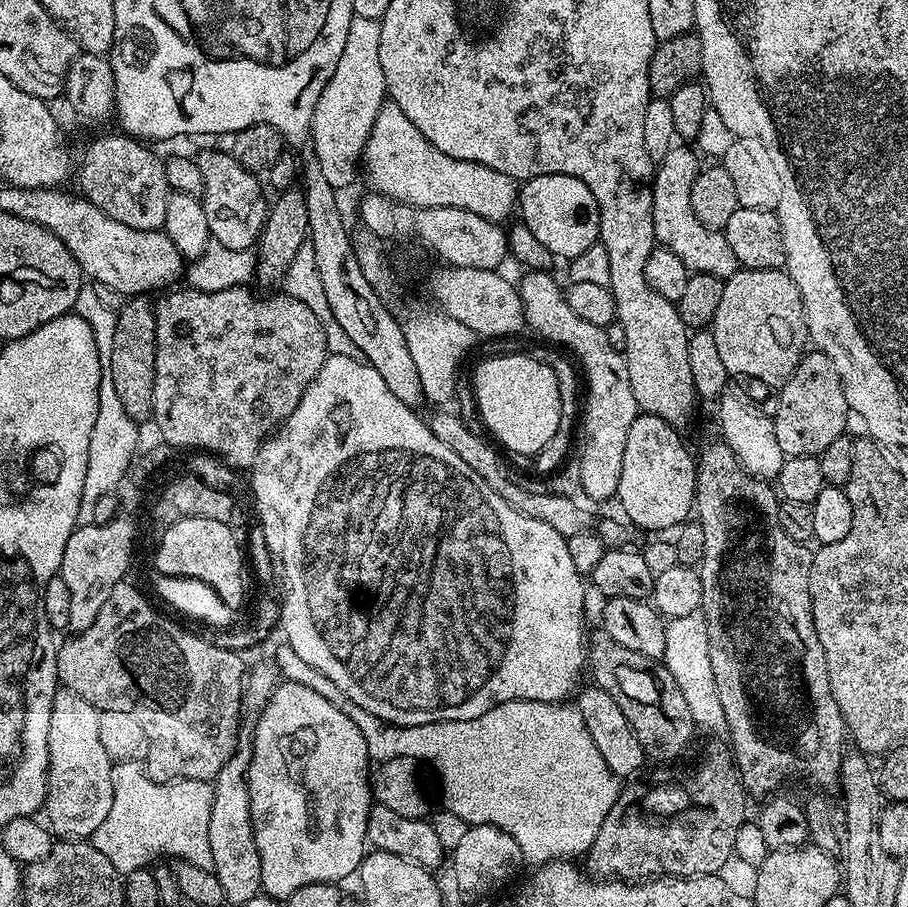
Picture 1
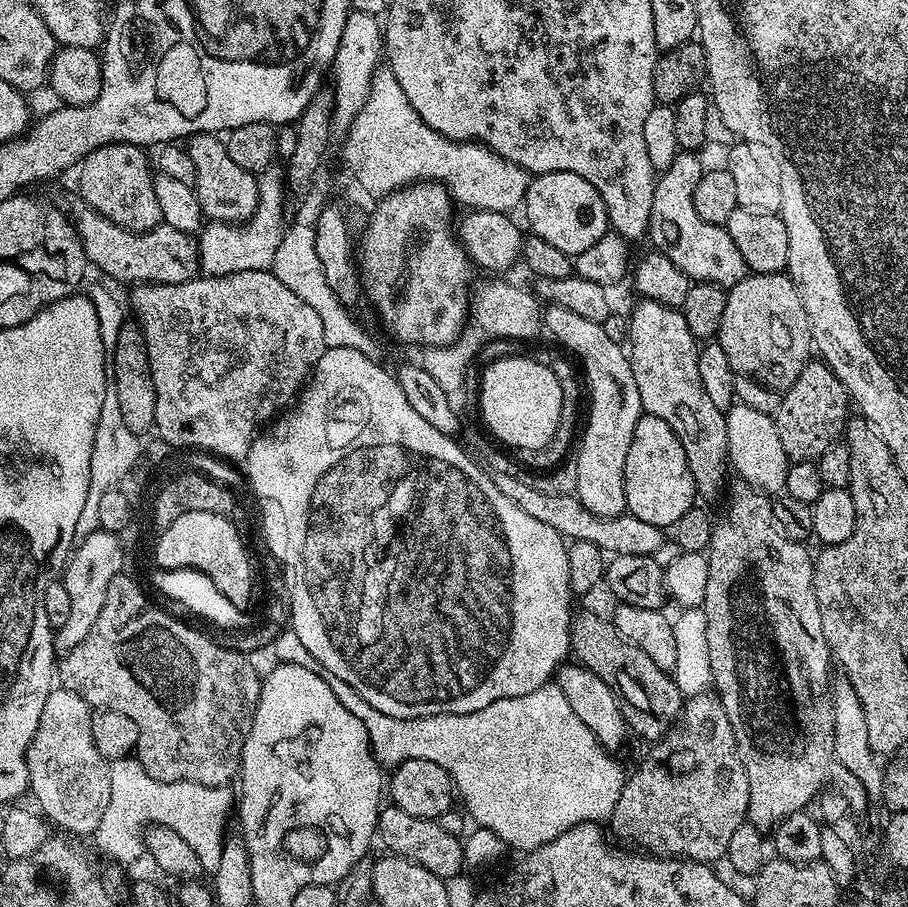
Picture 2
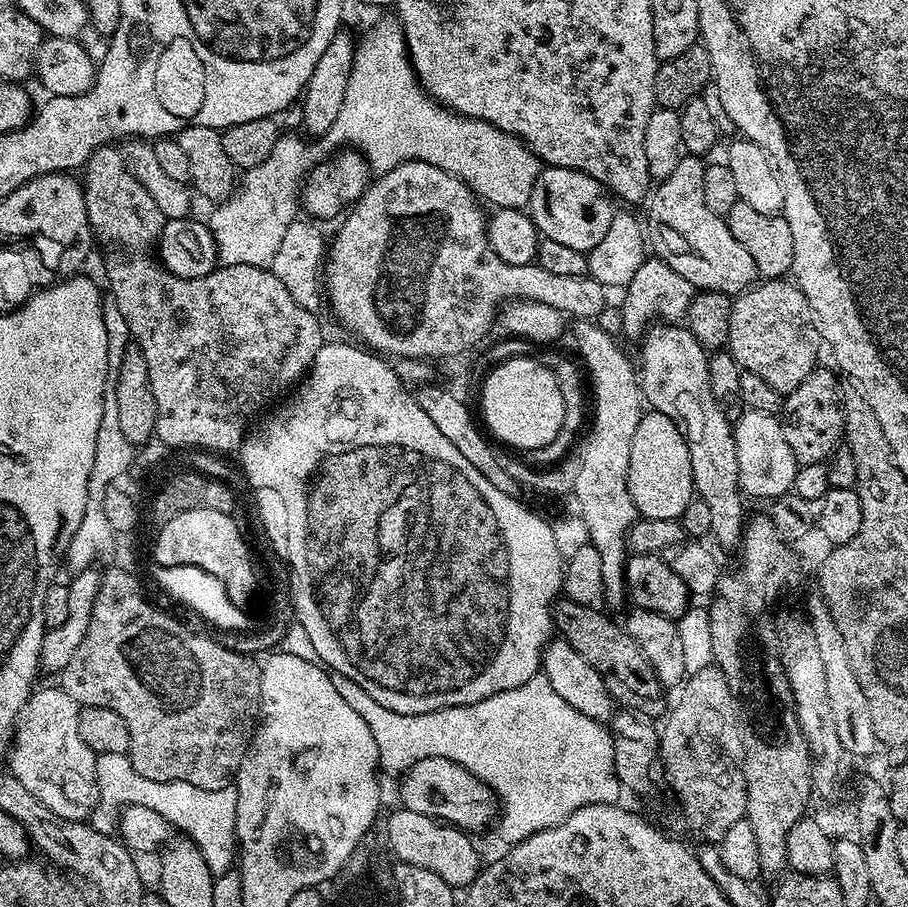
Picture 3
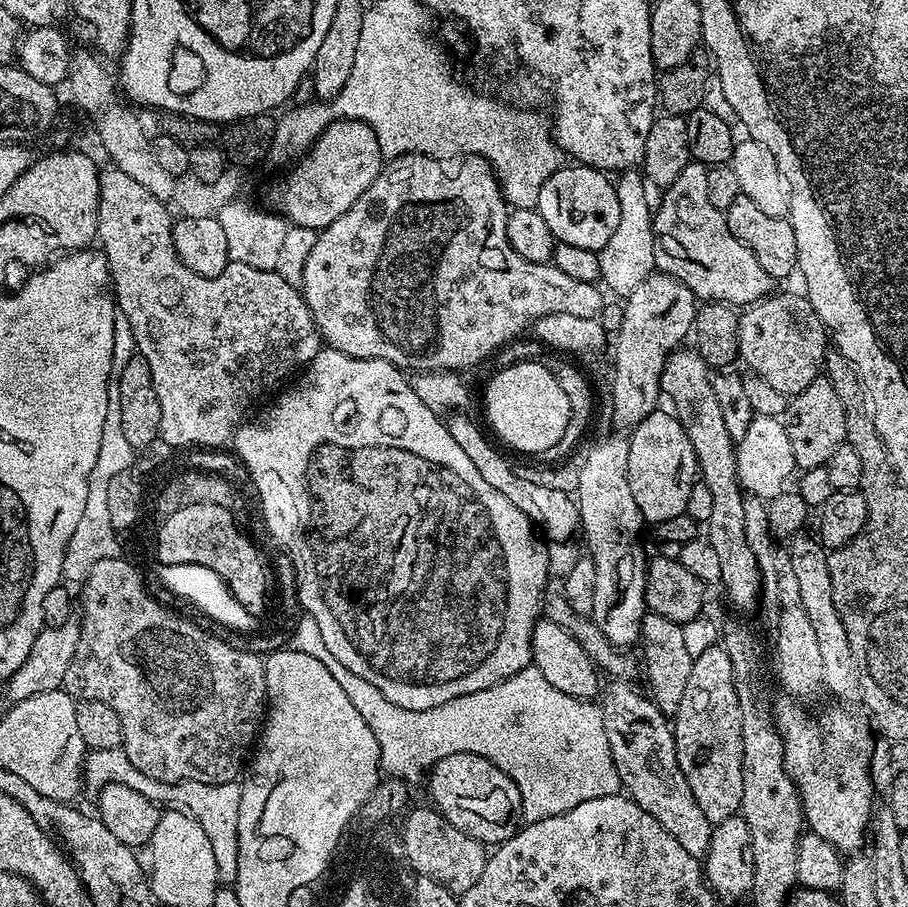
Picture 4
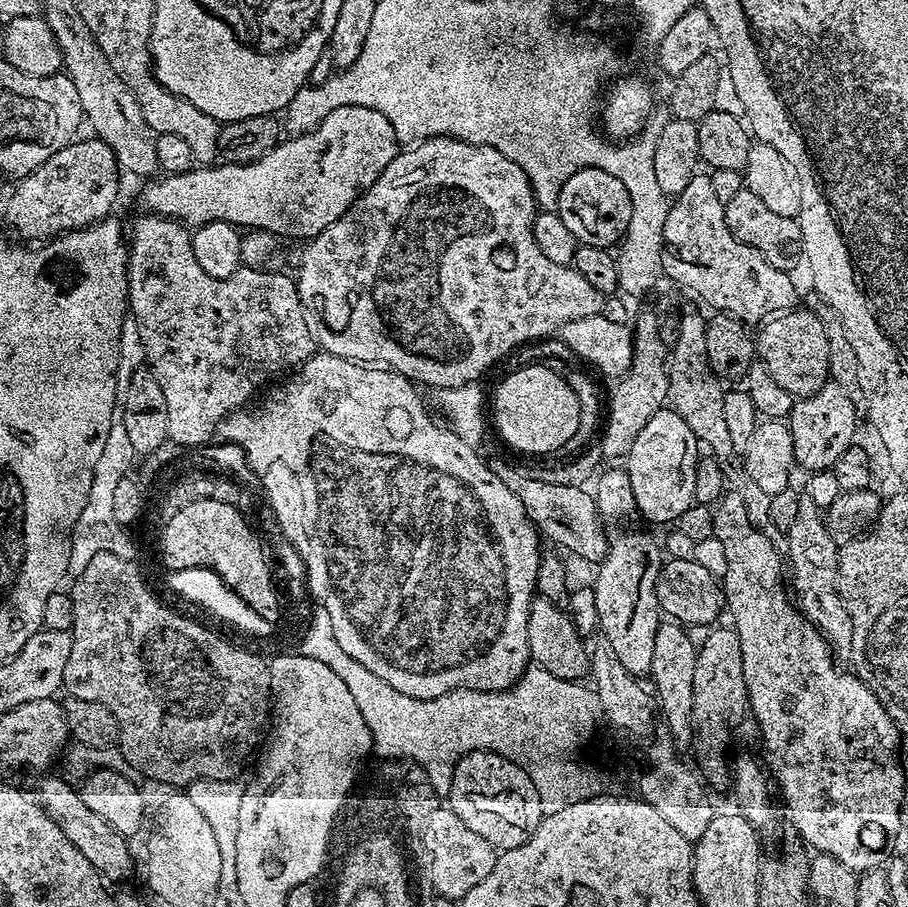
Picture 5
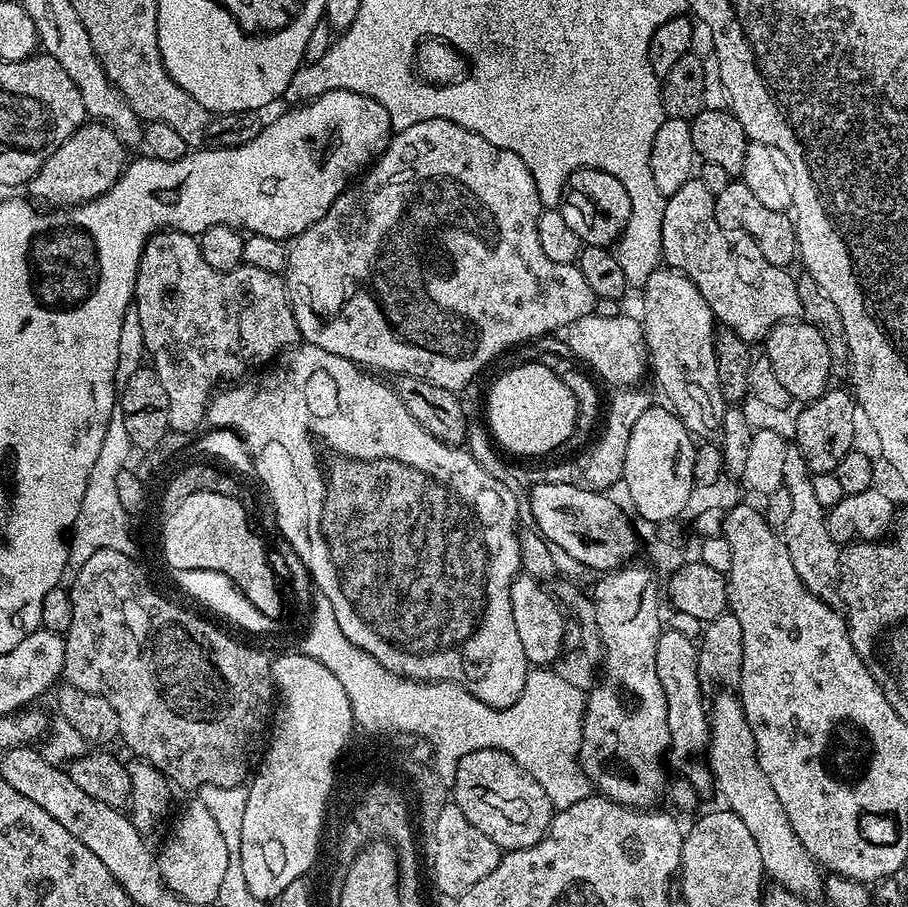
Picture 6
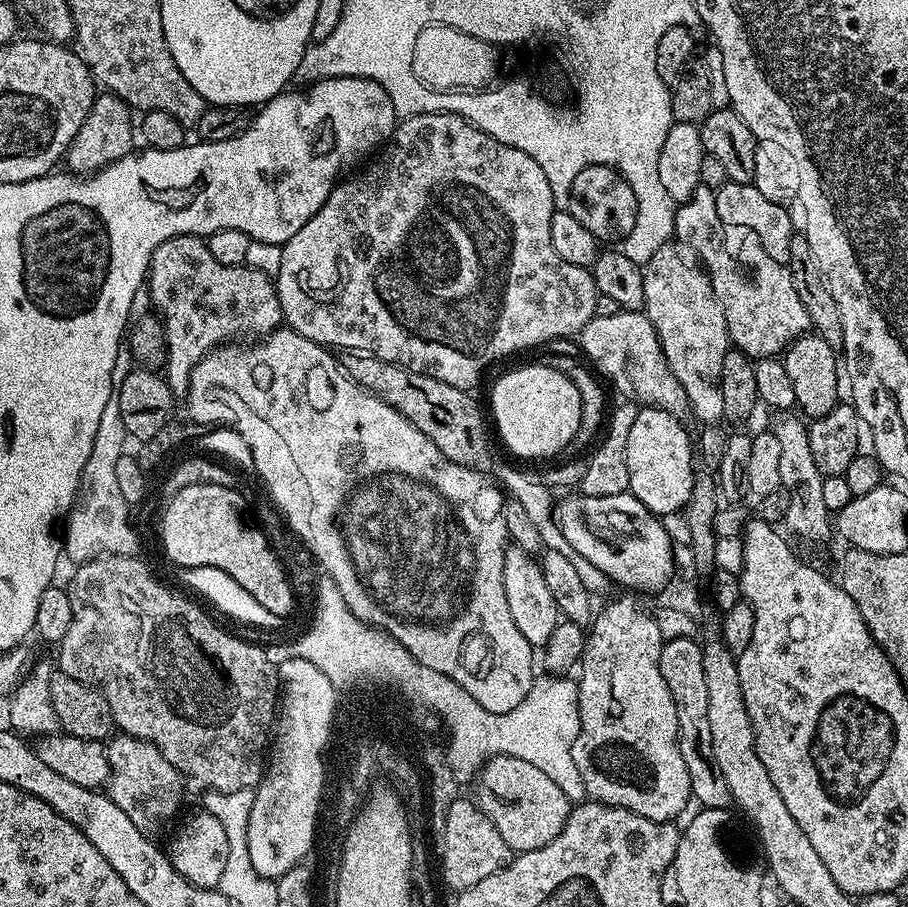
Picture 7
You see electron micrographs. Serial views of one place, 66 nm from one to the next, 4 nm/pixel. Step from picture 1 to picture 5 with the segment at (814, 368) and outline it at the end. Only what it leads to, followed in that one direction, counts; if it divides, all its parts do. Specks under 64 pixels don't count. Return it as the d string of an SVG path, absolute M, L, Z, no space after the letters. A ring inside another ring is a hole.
M827 382L818 390L809 396L801 396L795 401L792 409L786 417L786 423L790 430L790 438L794 438L794 458L799 467L805 468L805 473L827 472L846 454L848 448L853 447L856 436L856 404L851 400L849 389Z

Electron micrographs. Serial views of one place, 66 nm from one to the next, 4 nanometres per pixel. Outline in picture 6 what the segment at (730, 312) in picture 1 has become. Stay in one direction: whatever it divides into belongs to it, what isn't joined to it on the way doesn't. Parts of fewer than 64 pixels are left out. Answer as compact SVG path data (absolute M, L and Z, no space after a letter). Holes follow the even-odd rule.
M783 321L777 324L765 337L764 346L764 354L771 360L774 375L781 385L786 386L793 401L817 400L823 392L829 391L828 382L833 371L830 353L822 334L808 321Z

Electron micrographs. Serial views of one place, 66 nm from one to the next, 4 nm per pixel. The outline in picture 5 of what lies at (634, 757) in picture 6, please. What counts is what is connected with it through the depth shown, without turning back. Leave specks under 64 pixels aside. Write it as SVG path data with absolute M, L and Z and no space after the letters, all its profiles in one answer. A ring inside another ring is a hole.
M608 466L595 477L594 499L596 513L604 525L604 537L608 539L608 548L604 551L604 559L599 561L596 581L591 585L594 590L594 606L598 606L598 628L610 642L610 650L618 654L618 662L626 666L633 674L650 673L650 658L654 658L654 634L662 623L660 603L656 597L656 583L662 567L662 549L657 537L636 528L638 513L634 502L634 490L630 490L630 478L627 471L620 466Z

